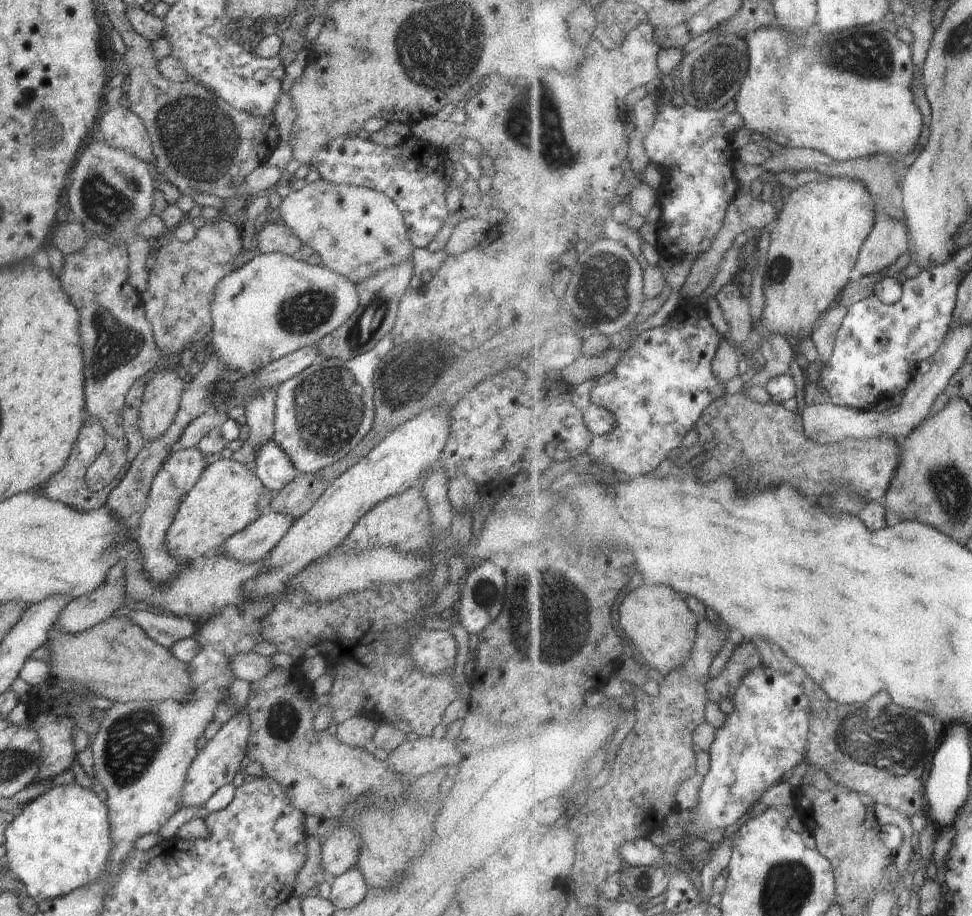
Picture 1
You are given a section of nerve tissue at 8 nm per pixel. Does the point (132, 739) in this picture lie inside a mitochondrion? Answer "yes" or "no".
yes

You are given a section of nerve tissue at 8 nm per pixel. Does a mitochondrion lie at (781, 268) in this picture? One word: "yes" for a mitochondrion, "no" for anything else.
yes

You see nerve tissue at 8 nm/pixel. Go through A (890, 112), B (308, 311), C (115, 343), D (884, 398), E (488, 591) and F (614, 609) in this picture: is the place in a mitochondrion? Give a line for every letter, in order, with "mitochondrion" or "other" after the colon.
A: other
B: mitochondrion
C: mitochondrion
D: other
E: mitochondrion
F: other

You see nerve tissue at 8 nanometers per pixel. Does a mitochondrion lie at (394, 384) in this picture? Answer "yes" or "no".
yes

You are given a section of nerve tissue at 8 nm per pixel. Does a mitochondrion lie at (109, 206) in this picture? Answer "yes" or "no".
yes

